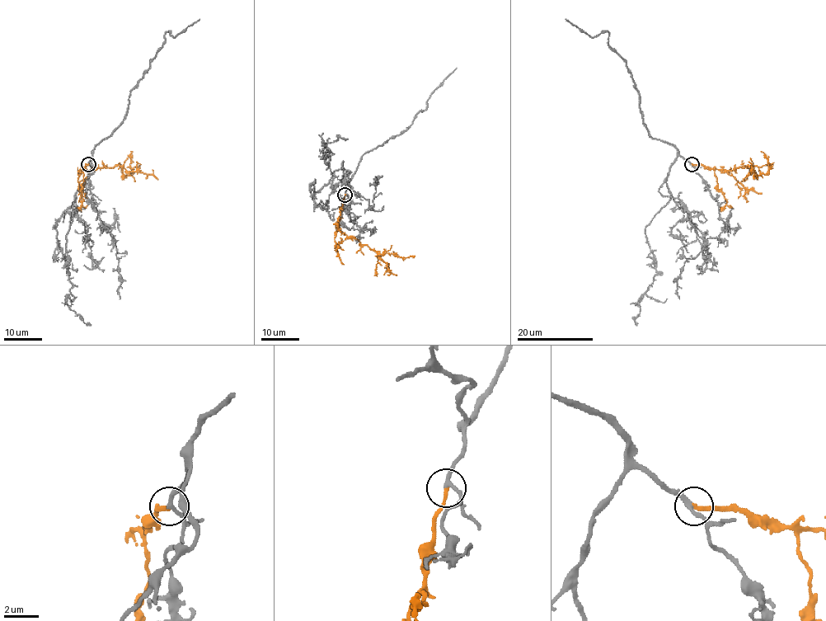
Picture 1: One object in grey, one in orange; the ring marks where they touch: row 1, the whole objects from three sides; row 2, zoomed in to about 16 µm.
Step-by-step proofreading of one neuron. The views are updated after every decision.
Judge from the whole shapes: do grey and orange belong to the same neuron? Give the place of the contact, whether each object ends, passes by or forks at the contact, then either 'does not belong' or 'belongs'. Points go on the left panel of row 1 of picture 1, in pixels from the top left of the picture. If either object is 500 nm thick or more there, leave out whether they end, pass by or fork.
place (88, 164); grey passes by; orange ends; belongs

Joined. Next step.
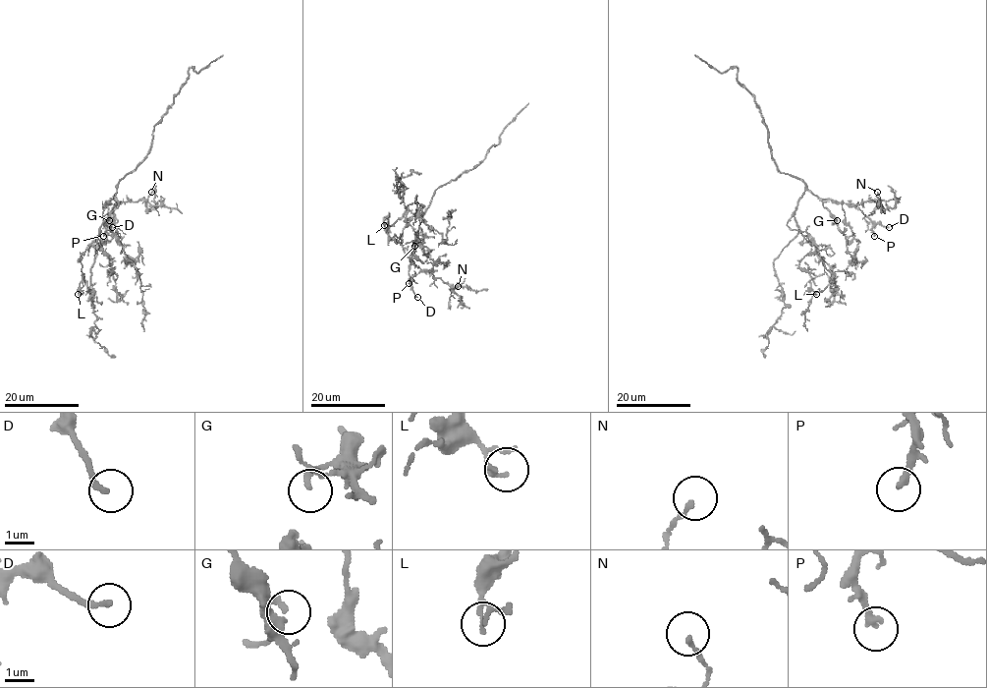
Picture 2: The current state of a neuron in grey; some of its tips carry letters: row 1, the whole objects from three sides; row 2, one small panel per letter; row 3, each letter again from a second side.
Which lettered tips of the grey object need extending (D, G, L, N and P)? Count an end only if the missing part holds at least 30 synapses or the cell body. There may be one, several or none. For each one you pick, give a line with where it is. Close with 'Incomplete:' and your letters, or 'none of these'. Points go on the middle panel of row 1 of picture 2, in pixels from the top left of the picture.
D: (417, 297)
P: (409, 283)
Incomplete: D, P

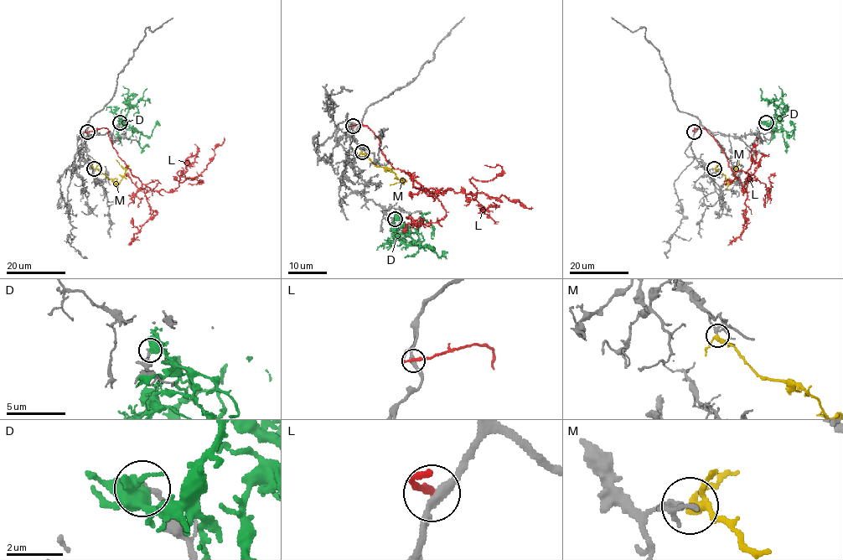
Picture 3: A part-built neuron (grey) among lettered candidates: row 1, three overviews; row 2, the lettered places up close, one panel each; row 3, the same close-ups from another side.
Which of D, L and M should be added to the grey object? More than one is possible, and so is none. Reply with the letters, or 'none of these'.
M

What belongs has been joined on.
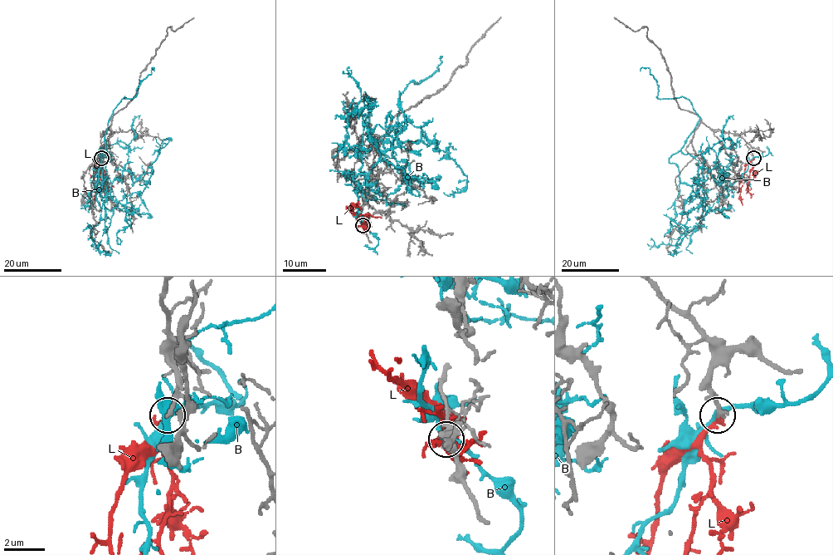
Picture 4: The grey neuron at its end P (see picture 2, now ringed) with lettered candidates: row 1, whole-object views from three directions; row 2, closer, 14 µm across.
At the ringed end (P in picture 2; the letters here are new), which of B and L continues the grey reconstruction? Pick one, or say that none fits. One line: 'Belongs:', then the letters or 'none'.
Belongs: L

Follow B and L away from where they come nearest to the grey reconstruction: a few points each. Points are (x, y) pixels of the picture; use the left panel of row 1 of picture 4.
B: (101, 158), (94, 187), (100, 148), (109, 157), (101, 182), (124, 204), (141, 193), (171, 139), (155, 145)
L: (101, 158), (94, 166), (93, 178), (94, 198), (99, 205)

